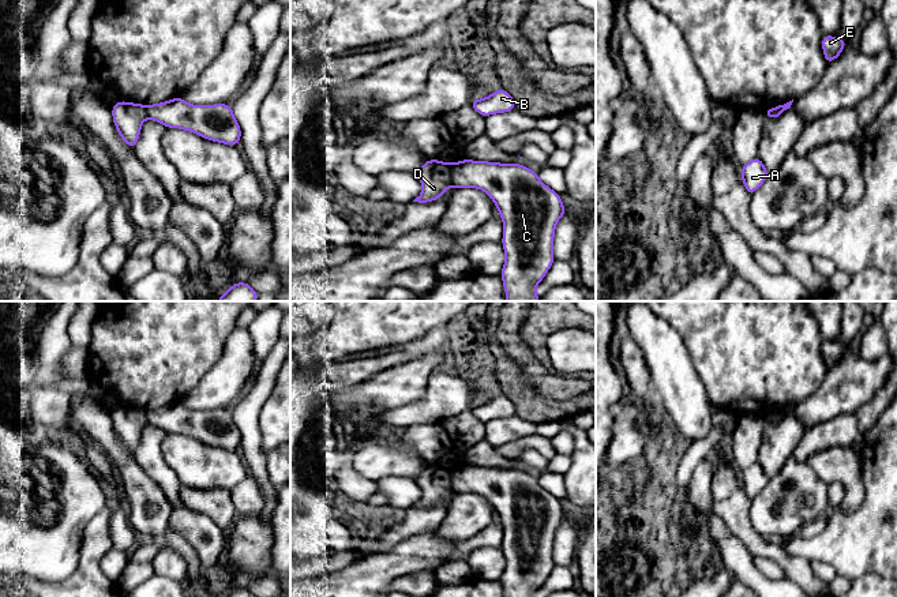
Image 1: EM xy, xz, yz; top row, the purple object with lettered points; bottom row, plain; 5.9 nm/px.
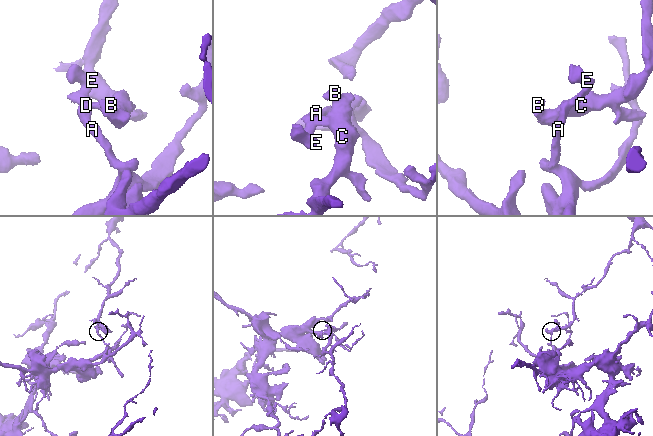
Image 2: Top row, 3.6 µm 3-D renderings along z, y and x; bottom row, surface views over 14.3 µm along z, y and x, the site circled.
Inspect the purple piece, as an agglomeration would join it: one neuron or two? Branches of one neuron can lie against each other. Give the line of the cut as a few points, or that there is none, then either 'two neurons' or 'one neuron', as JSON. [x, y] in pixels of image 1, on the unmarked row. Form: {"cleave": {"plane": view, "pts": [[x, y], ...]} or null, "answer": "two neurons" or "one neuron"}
{"cleave": {"plane": "xz", "pts": [[450, 469], [453, 490]]}, "answer": "two neurons"}

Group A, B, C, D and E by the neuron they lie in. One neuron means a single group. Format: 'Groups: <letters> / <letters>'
Groups: A D E / B C

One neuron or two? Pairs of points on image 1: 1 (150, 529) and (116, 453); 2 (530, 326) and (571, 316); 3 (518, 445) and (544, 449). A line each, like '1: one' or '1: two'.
1: one
2: one
3: one

